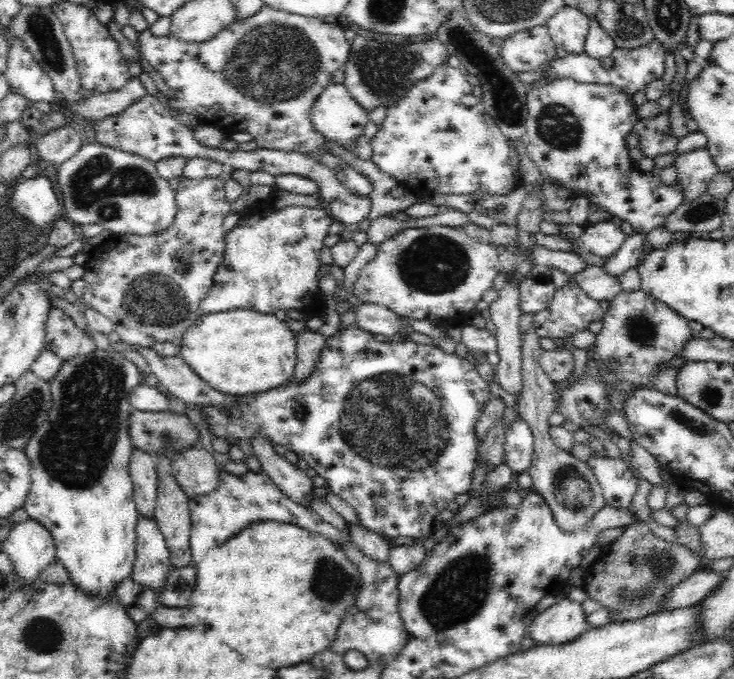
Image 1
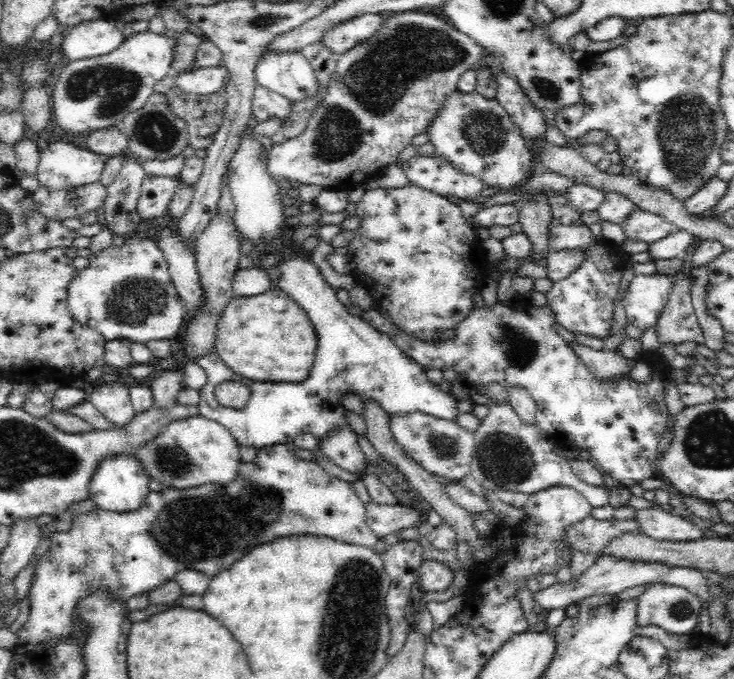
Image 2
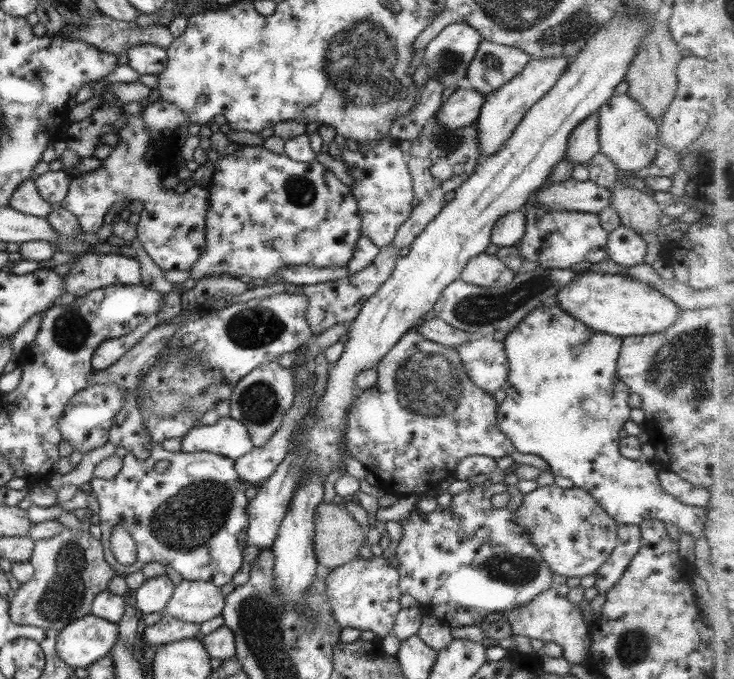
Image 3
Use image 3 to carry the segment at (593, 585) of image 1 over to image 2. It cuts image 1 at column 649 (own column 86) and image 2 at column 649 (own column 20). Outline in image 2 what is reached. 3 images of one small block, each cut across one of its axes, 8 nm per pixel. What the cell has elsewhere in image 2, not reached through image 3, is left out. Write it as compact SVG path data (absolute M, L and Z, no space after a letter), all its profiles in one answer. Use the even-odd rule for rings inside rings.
M660 582L650 583L644 591L634 597L636 601L637 621L640 627L656 626L671 635L690 634L696 626L701 600L681 586L672 586Z

